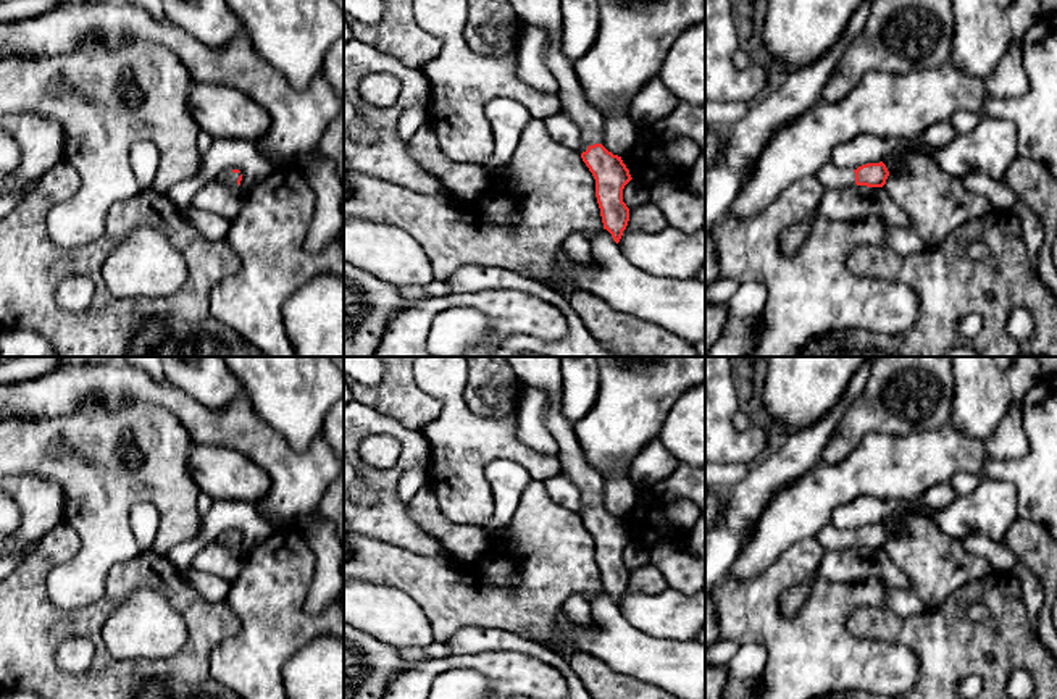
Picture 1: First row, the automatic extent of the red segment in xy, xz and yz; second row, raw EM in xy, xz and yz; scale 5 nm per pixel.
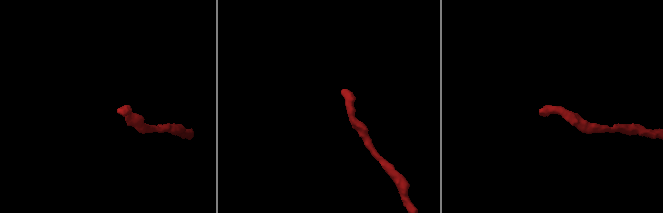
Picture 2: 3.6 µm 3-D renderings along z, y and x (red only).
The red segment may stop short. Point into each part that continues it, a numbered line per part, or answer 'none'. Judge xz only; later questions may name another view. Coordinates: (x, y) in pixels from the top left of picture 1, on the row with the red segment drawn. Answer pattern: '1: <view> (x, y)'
1: xz (544, 13)

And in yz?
1: yz (830, 176)

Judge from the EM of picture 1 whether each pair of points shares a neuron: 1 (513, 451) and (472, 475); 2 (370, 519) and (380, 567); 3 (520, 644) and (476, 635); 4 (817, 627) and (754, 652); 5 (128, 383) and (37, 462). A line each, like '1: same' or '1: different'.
1: same
2: different
3: same
4: different
5: different

